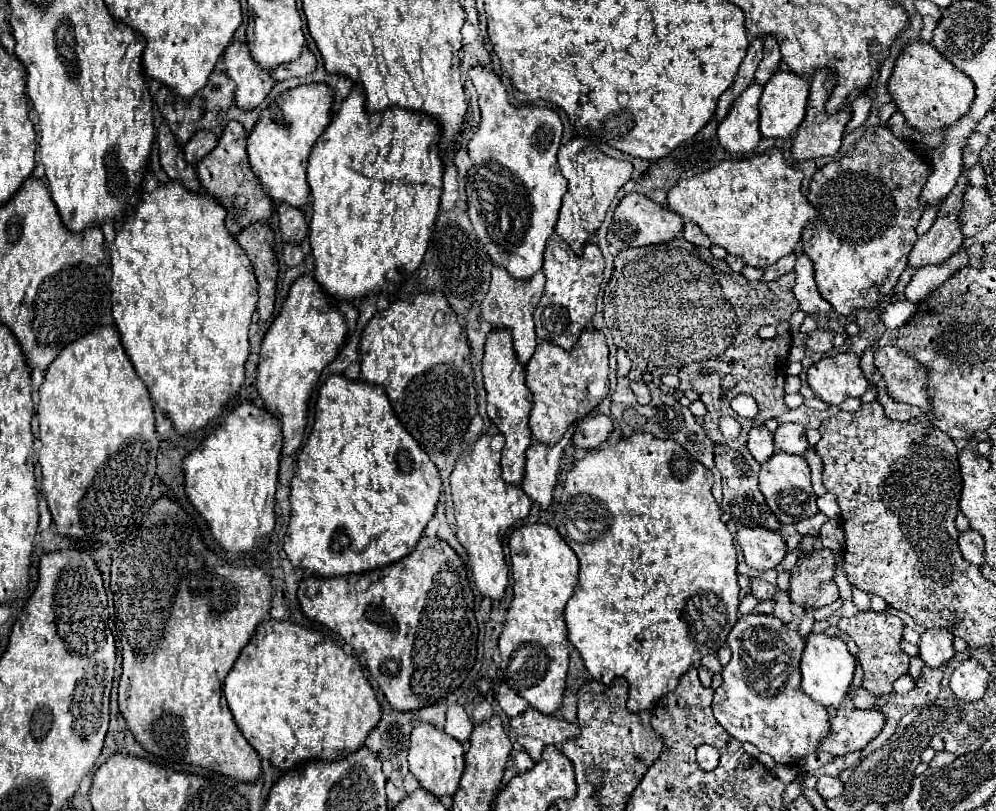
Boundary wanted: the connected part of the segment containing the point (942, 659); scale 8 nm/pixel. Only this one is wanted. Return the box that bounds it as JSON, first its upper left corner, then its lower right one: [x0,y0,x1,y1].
[918,629,956,669]

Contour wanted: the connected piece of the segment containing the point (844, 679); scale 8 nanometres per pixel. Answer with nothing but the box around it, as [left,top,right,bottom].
[800,633,856,709]

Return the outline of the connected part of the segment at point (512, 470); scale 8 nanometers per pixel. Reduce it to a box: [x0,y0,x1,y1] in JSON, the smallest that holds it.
[482,329,532,485]

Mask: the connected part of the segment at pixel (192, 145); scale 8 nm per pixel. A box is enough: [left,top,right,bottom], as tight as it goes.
[184,129,218,165]

